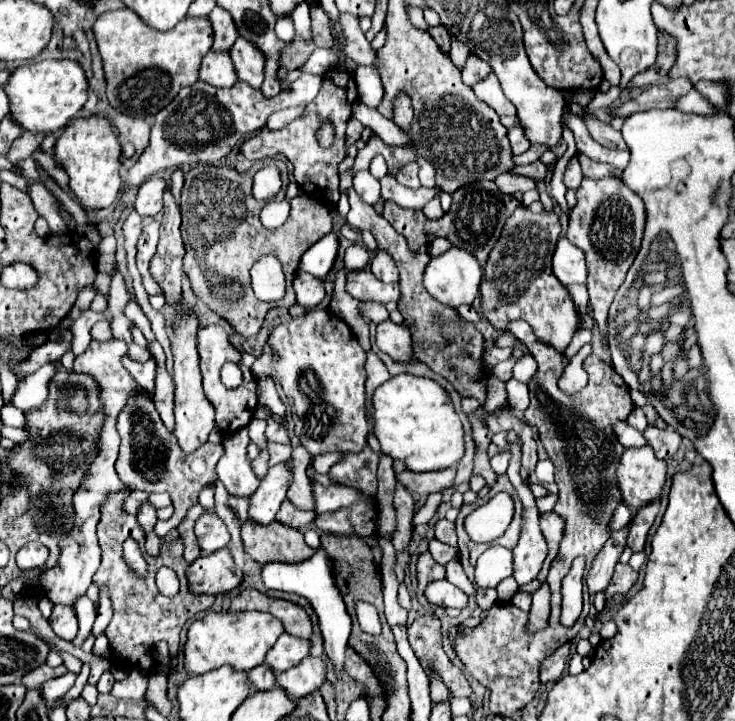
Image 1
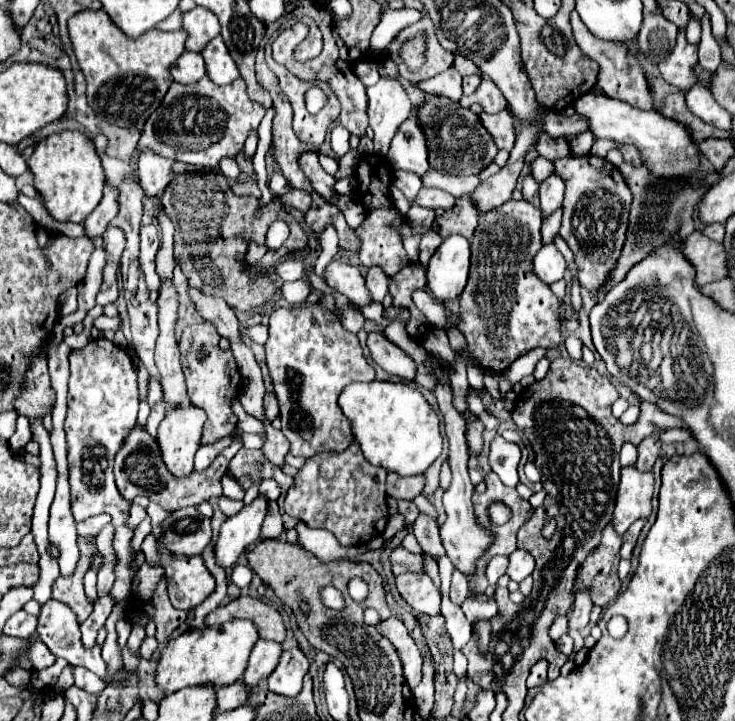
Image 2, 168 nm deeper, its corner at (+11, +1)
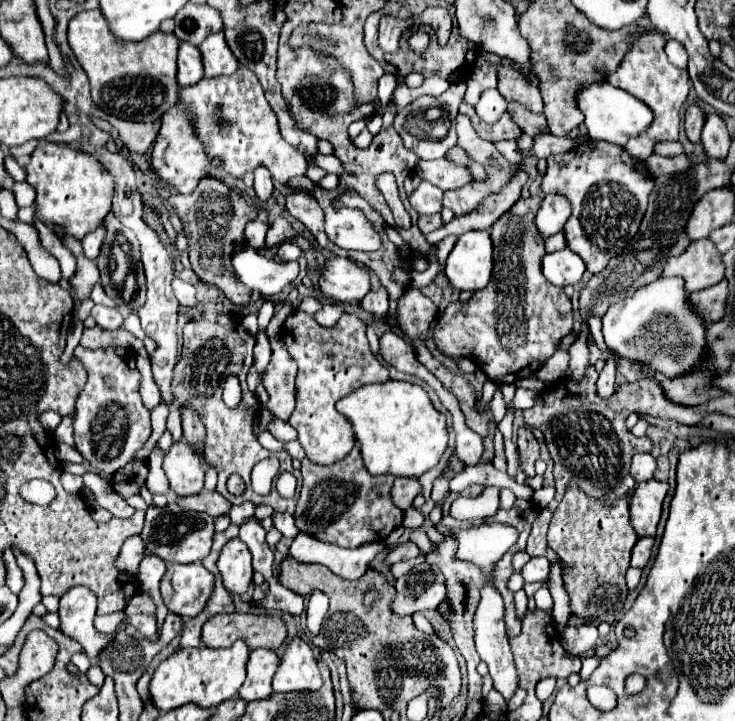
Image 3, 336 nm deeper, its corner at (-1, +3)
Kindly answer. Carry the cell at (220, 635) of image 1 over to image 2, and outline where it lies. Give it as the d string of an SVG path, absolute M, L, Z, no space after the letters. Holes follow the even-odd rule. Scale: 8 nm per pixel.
M234 619L218 627L204 627L202 631L186 631L180 637L172 637L160 651L156 685L166 695L170 695L172 691L180 691L184 687L222 687L236 683L238 679L242 679L250 649L258 641L258 631L252 625L252 621Z

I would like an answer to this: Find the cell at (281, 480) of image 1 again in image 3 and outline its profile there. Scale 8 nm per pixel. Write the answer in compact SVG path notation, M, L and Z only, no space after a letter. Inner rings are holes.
M238 537L230 539L218 557L218 569L222 573L224 587L230 593L242 595L248 589L254 575L252 555L248 551L248 545L244 545Z

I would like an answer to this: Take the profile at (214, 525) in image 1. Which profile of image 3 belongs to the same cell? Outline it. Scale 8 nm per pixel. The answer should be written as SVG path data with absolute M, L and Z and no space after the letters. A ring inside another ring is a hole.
M150 507L146 511L146 523L140 535L144 539L146 549L156 553L160 559L172 563L194 563L194 561L202 561L212 549L214 519L208 513L186 511L180 507L172 507L168 515L166 515L166 507L164 509Z

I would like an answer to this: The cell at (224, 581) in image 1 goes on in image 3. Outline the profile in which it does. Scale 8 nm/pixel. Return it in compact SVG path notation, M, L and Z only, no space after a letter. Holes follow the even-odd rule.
M170 563L160 583L166 607L182 617L196 617L206 607L212 589L214 575L202 563Z

